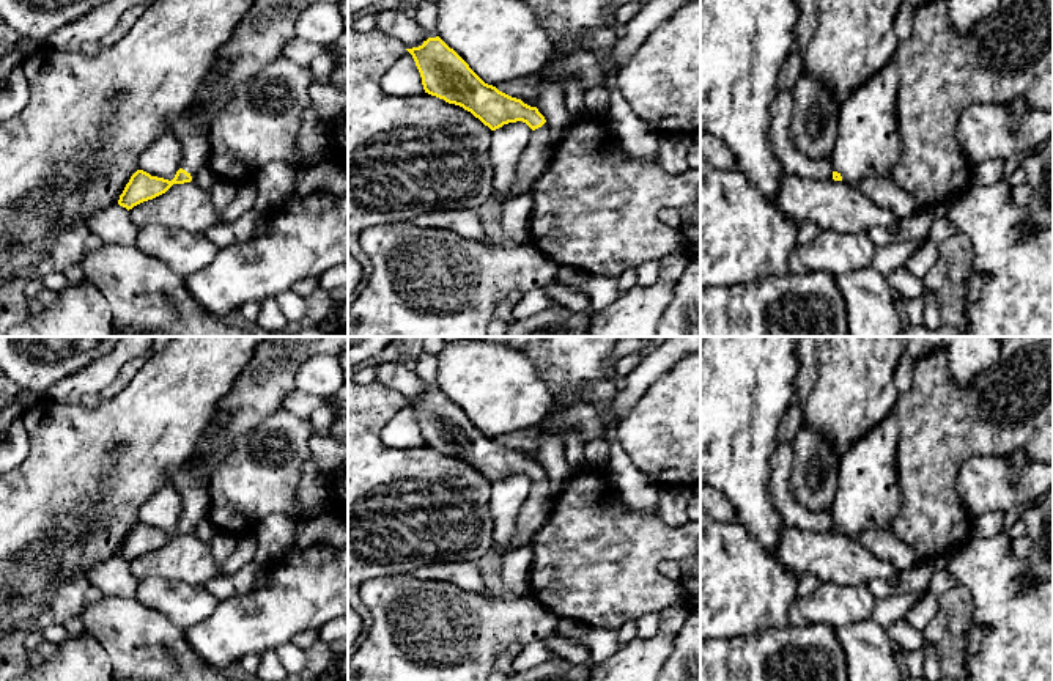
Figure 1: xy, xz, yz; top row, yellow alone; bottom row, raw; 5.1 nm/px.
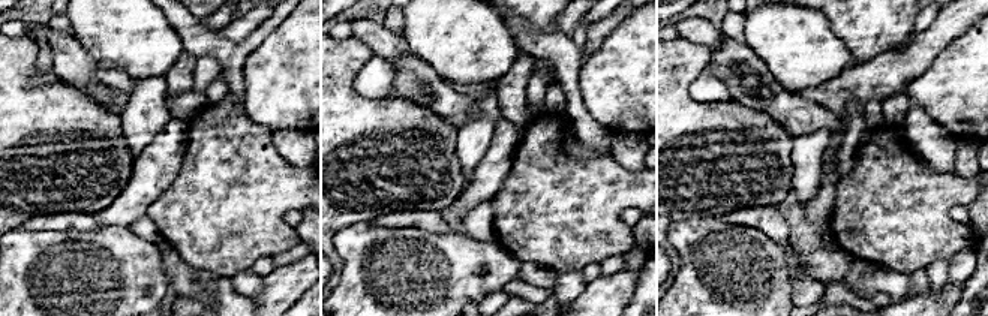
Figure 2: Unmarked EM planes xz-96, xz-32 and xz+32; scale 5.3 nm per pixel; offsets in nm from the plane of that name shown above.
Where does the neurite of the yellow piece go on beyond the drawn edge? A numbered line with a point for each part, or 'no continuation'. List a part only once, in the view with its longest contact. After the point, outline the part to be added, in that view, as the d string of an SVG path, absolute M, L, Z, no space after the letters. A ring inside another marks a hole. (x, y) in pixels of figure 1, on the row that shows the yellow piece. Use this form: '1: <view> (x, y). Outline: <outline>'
1: xy (191, 128). Outline: M206 83L201 85L194 104L183 110L173 121L170 132L181 146L179 168L186 170L192 181L195 175L209 162L209 126L211 120L200 107L200 101L208 94Z

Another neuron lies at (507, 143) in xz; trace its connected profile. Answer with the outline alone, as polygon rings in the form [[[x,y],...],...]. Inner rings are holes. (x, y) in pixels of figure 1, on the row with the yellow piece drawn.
[[[508,123],[493,131],[490,164],[493,167],[494,195],[507,195],[515,182],[516,164],[529,143],[532,129],[523,123]]]

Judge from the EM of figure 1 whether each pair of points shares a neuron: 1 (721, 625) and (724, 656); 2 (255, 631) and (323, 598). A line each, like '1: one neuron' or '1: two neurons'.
1: two neurons
2: one neuron

